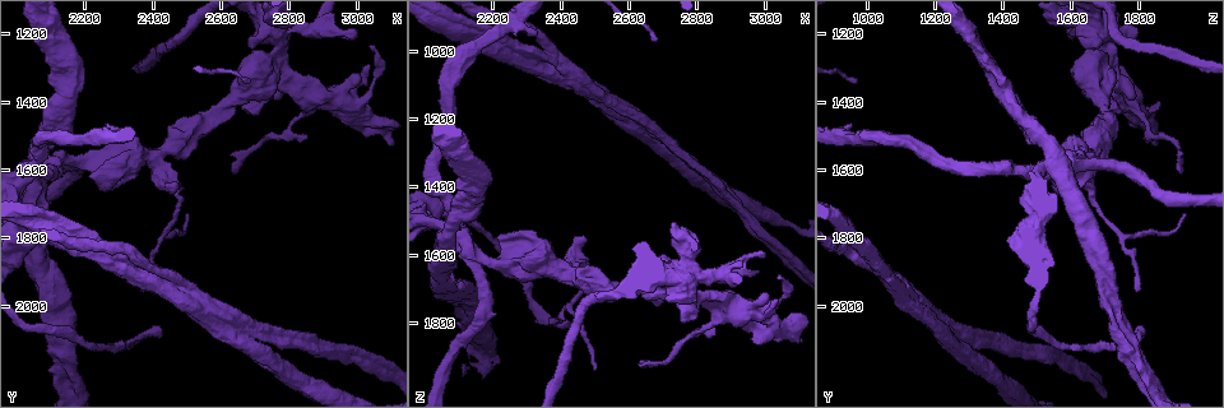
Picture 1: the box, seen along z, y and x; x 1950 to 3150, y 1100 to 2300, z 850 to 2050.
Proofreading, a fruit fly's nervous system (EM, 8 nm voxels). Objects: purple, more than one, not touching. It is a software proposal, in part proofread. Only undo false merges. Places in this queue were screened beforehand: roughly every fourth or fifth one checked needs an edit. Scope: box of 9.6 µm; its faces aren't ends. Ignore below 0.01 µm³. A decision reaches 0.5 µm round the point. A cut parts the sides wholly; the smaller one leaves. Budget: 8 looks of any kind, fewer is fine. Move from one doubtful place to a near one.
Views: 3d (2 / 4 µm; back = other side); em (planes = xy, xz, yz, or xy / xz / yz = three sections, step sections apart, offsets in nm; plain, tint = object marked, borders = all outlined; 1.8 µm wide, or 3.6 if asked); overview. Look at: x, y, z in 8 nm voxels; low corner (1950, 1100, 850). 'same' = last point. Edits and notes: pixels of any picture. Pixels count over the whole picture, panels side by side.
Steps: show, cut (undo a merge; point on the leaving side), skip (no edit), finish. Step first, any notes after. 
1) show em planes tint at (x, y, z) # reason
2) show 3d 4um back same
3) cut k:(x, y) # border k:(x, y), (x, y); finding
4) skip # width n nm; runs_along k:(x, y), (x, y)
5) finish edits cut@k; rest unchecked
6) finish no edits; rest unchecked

show 3d 4um at (2870, 1190, 1660) # thick turns thin

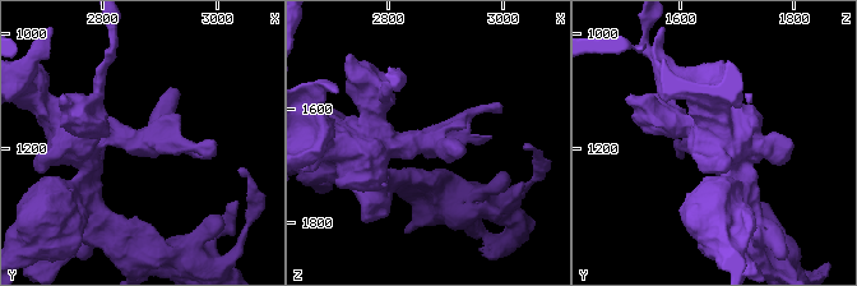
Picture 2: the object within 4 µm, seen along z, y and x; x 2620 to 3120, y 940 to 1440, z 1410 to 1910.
show em planes tint at (2875, 1185, 1655)

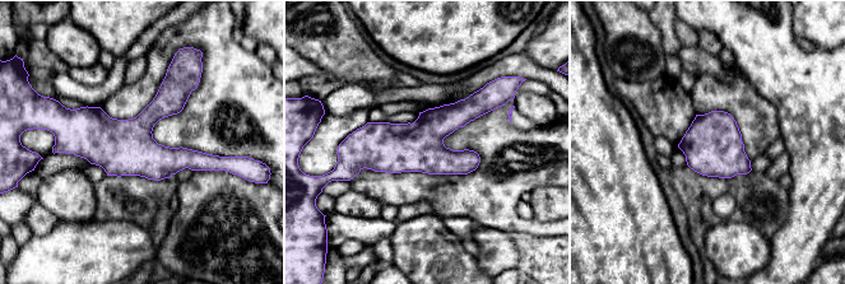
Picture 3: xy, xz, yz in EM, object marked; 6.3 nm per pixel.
skip # runs_along 3:(65, 136), (216, 162); all the same neuron

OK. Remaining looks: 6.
show 3d 2um at (3000, 1390, 1770) # four or more arms meet

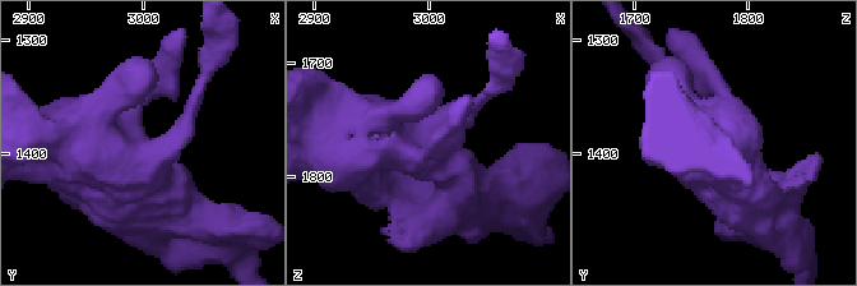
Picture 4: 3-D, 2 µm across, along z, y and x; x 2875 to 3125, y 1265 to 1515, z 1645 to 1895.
show em planes borders at (3000, 1390, 1770) # shape alone is not enough

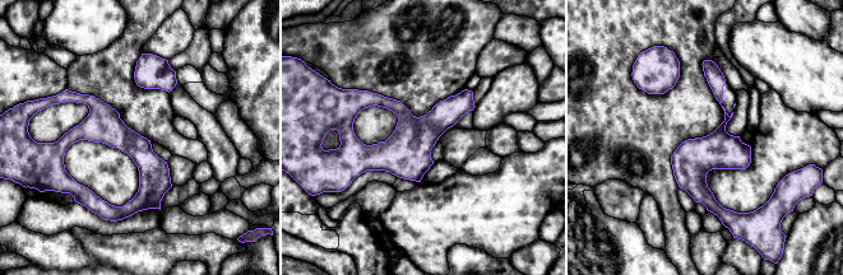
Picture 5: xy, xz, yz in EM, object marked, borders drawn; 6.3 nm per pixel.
skip # width 170 nm; runs_along 5:(705, 65), (726, 121), (699, 190), (723, 217); one neuron here

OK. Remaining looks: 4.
show em yz step 16 tint at (2390, 1930, 1060) # three arms meet

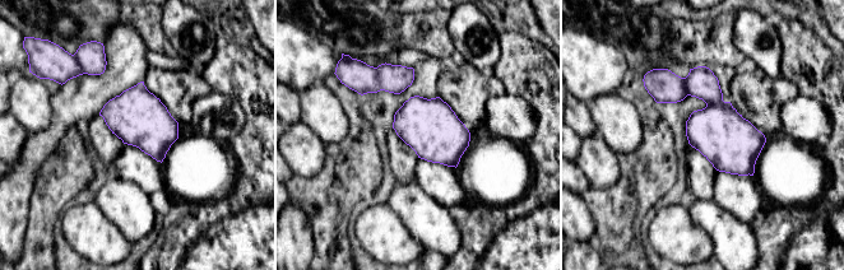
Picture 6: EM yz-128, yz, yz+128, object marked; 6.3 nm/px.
show em planes borders same

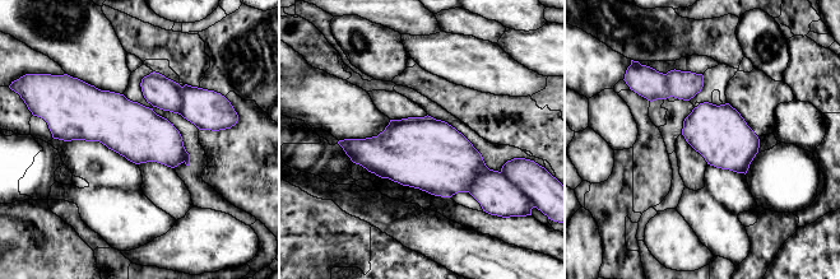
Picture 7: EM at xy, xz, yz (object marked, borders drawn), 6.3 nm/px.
cut 7:(510, 193) # part_leaving 7:(144, 82), (186, 101), (212, 126); a second neuron is stuck on

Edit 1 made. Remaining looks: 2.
finish edits cut@7; rest unchecked

